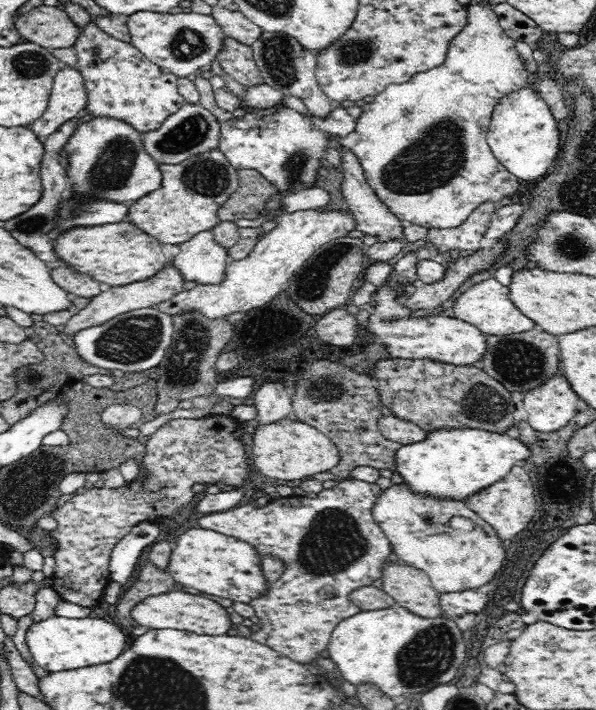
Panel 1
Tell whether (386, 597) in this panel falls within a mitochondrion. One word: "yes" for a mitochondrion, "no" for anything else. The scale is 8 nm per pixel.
no

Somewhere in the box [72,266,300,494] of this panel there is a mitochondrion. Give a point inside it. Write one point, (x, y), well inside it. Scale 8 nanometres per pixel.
(134, 339)

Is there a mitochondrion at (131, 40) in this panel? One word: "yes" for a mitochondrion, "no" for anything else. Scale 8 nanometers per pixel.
no

